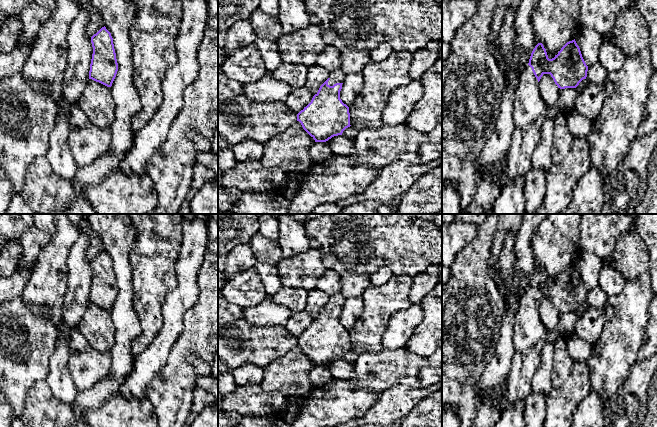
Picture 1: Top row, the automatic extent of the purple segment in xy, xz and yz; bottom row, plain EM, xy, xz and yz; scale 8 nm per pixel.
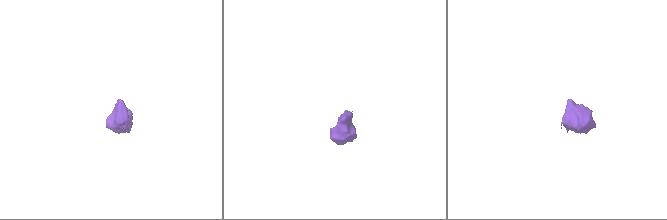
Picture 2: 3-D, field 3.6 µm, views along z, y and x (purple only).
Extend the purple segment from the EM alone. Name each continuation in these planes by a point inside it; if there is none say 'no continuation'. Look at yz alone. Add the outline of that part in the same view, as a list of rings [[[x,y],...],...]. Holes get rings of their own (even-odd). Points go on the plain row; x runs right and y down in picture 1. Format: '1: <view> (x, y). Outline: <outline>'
1: yz (528, 329). Outline: [[[525,290],[515,314],[513,344],[515,352],[533,347],[544,334],[545,327],[539,319],[538,304],[532,292]]]

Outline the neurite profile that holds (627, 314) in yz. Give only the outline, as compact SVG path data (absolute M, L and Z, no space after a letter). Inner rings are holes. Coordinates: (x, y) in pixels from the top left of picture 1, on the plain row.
M645 271L639 277L627 279L618 295L608 297L607 305L603 309L604 328L599 340L593 345L593 352L588 361L591 389L604 400L624 384L631 367L638 361L639 350L643 345L649 322L649 307L653 296L650 273Z

